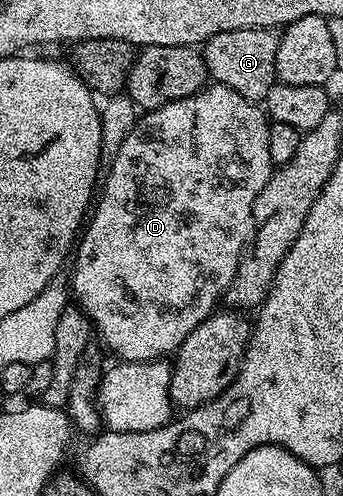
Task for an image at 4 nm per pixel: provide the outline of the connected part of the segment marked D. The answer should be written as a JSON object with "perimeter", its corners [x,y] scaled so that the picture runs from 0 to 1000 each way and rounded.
{"perimeter":[[[606,171],[592,183],[566,188],[531,204],[496,204],[461,220],[411,230],[397,242],[391,260],[373,264],[373,274],[356,284],[356,300],[344,300],[332,325],[312,331],[286,399],[262,425],[262,440],[219,492],[216,528],[207,532],[210,563],[204,560],[207,601],[254,635],[286,683],[341,716],[335,720],[341,726],[367,732],[426,732],[499,718],[531,696],[531,688],[542,688],[542,679],[566,671],[571,657],[633,625],[630,609],[638,603],[644,609],[656,601],[662,583],[688,556],[694,534],[726,504],[746,472],[752,456],[752,442],[741,431],[746,399],[752,389],[764,389],[776,365],[787,365],[799,343],[784,306],[784,254],[784,234],[749,210],[682,188],[682,179],[668,175]]]}

